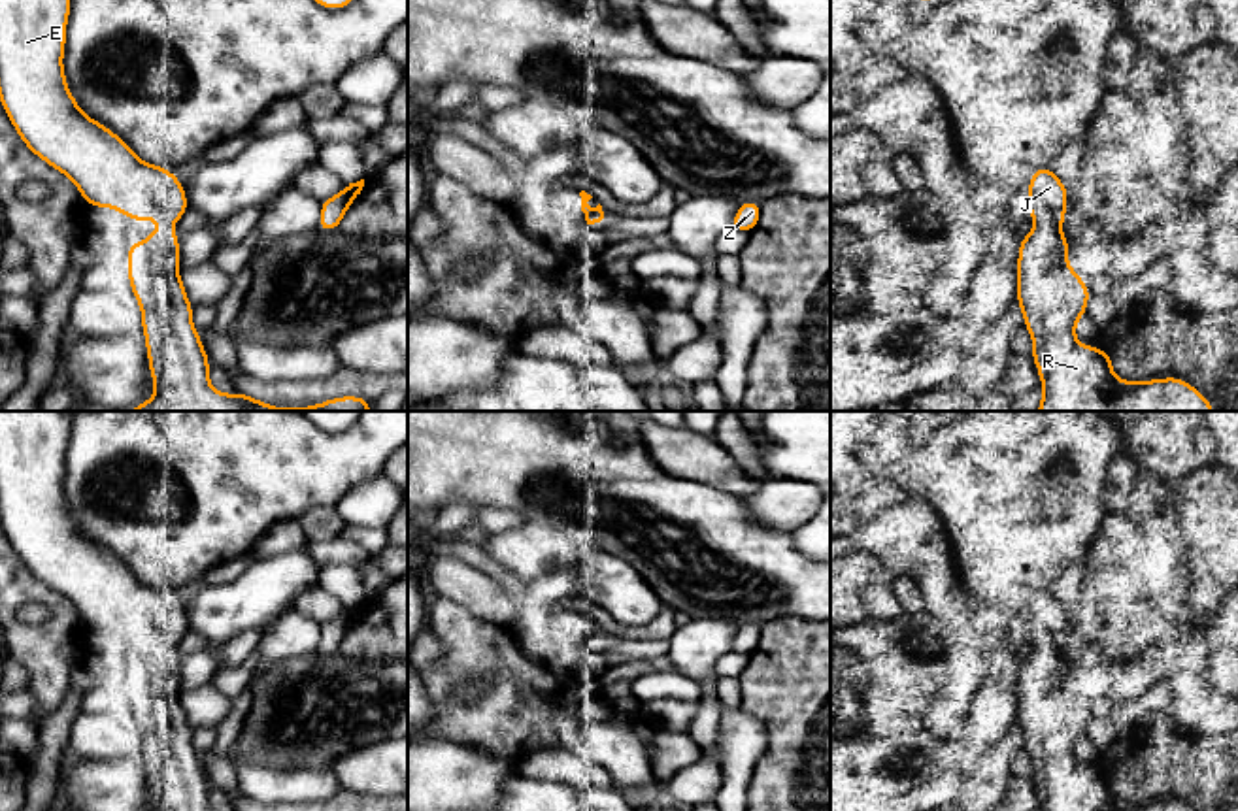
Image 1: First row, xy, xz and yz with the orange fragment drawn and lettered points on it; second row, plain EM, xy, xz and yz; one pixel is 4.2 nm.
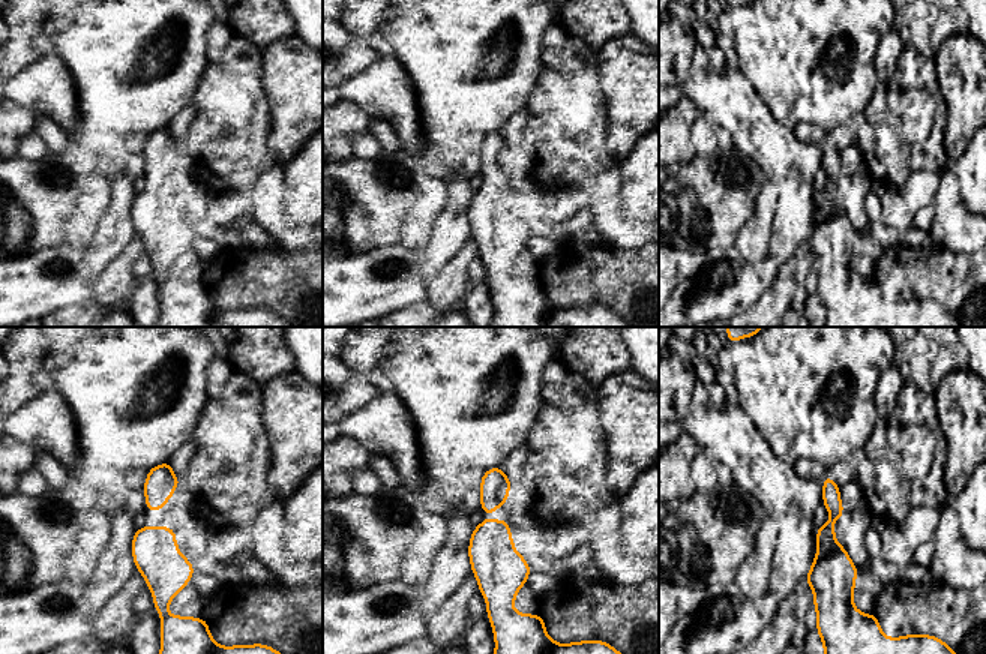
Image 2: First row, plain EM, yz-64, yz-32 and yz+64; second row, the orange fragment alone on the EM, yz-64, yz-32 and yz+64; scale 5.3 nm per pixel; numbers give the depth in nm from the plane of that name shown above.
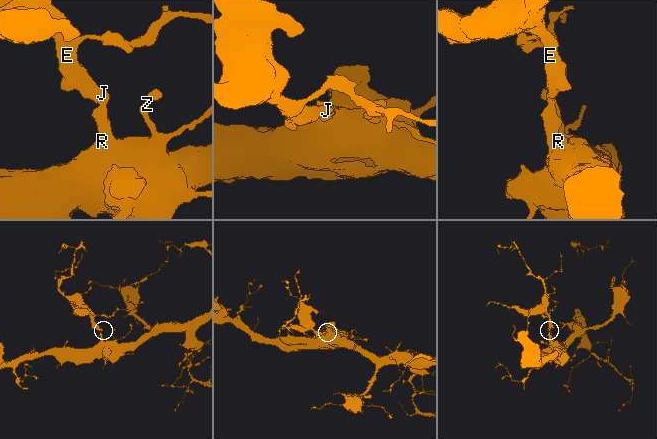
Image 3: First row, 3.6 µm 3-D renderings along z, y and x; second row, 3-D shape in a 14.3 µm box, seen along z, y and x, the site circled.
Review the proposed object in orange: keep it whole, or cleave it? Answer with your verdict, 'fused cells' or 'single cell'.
single cell

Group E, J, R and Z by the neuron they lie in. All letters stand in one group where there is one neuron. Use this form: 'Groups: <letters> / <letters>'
Groups: E J R Z

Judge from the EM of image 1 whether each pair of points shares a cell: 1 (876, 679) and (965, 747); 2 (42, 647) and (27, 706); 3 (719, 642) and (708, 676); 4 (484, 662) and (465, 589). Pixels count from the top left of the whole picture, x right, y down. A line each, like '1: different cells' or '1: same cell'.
1: different cells
2: different cells
3: same cell
4: different cells

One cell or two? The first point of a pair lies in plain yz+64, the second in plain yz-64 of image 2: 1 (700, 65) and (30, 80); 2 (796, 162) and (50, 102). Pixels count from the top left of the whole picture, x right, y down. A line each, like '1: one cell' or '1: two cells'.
1: two cells
2: one cell

